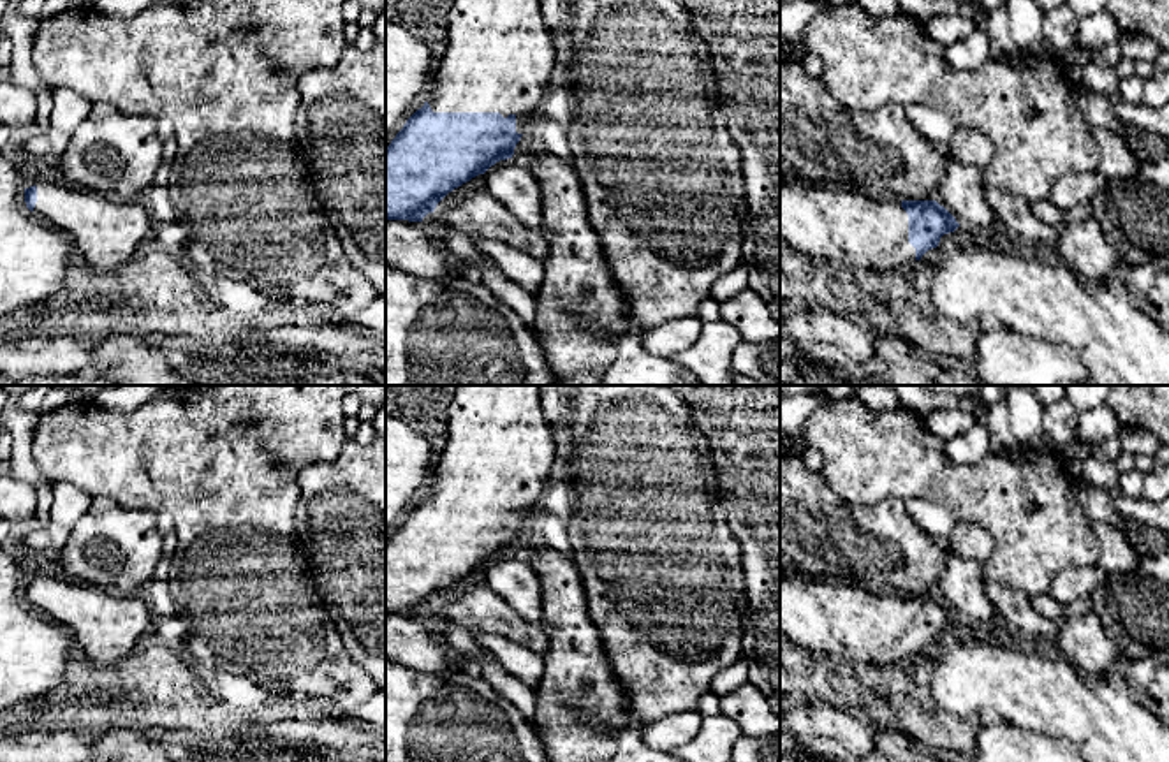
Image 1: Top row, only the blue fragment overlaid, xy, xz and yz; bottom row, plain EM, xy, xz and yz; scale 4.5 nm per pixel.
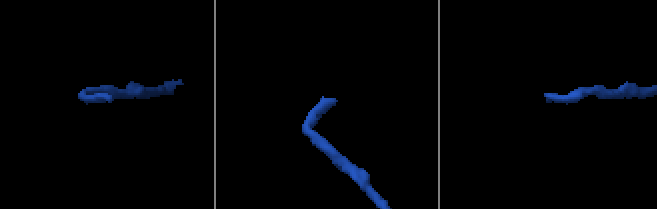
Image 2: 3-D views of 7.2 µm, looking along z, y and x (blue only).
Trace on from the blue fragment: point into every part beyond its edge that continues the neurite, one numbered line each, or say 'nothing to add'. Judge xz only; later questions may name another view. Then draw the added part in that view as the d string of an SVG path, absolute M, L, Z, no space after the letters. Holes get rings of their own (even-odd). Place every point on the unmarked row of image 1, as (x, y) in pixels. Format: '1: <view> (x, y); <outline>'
1: xz (499, 451); M456 385L447 408L445 447L433 468L428 498L433 507L500 507L516 510L516 526L526 528L540 507L556 470L556 443L544 421L539 385Z

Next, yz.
1: yz (830, 620); M792 570L780 572L780 632L808 653L827 660L891 665L915 656L915 642L908 637L908 609L901 595L875 595L857 584L817 581Z

